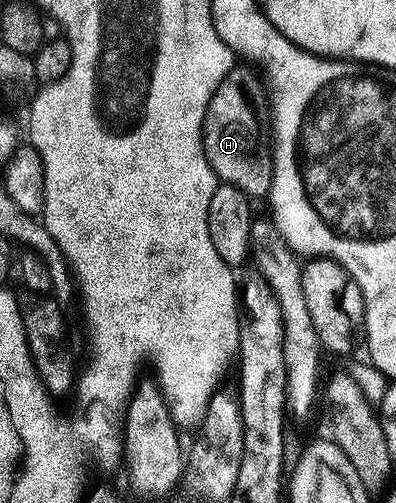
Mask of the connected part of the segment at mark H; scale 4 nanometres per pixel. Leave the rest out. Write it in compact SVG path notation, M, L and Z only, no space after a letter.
M225 77L210 97L204 110L204 120L199 126L199 143L220 183L247 188L248 178L256 171L256 115L243 89L232 77Z

